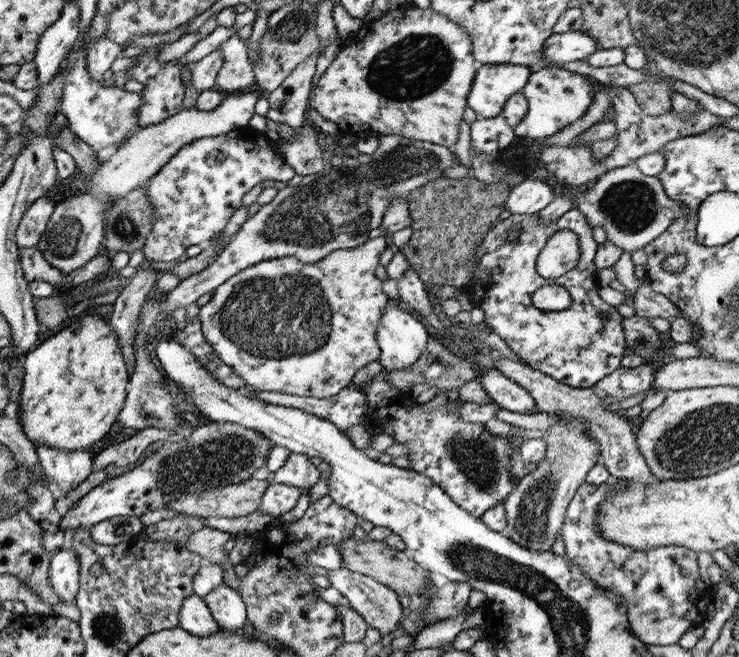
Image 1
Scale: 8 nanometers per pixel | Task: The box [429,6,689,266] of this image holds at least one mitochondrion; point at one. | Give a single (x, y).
(631, 205)

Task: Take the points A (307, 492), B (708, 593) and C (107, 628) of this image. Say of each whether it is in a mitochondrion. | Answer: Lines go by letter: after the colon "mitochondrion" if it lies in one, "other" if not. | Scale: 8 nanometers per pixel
A: other
B: other
C: mitochondrion

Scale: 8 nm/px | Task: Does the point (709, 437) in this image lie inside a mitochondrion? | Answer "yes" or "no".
yes

